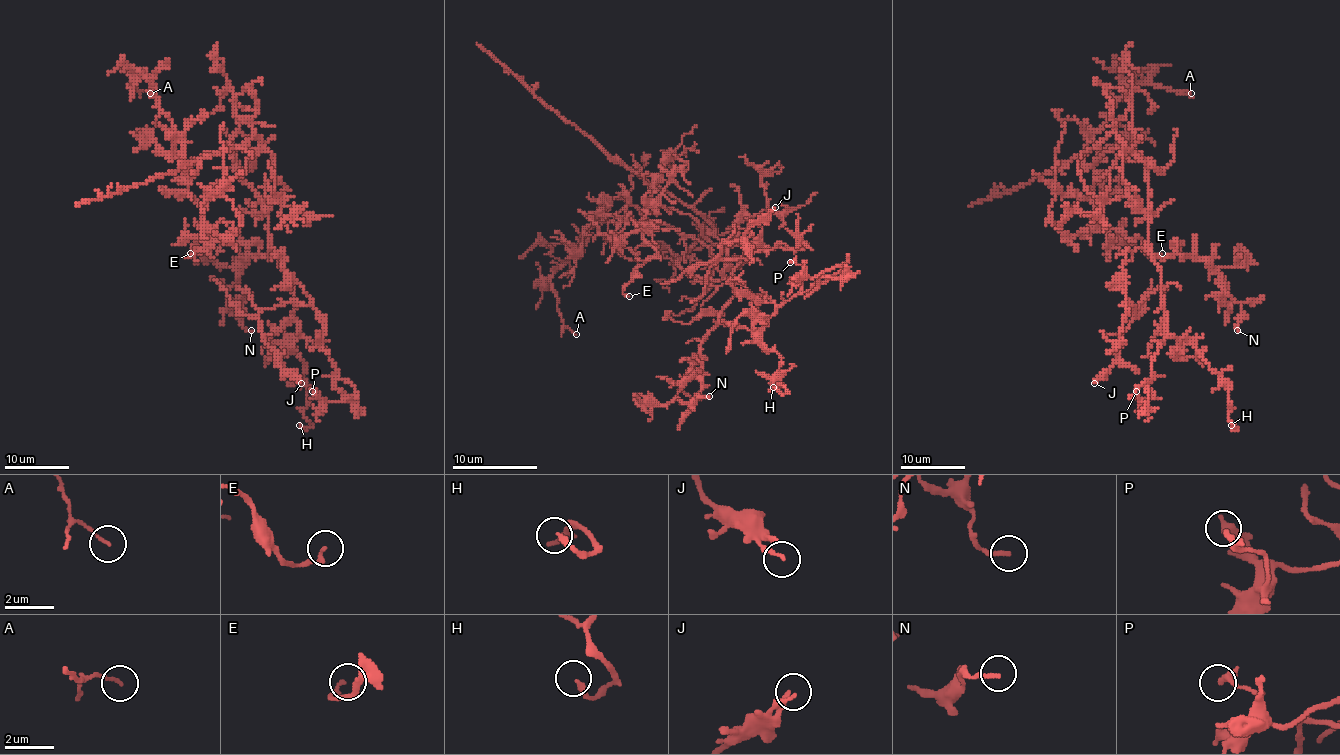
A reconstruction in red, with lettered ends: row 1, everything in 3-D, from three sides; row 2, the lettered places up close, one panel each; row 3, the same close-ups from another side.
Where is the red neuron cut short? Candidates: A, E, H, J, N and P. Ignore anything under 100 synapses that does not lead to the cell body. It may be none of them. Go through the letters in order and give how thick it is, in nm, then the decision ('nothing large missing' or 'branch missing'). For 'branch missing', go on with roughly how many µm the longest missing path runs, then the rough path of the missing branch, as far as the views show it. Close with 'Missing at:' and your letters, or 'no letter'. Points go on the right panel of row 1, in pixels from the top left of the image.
A: 110 nm | nothing large missing
E: 170 nm | nothing large missing
H: 200 nm | nothing large missing
J: 150 nm | nothing large missing
N: 160 nm | nothing large missing
P: 260 nm | nothing large missing
Missing at: no letter

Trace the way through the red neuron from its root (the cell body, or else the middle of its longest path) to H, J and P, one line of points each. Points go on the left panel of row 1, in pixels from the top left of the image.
H: (266, 184), (269, 245), (291, 282), (301, 333), (291, 349), (306, 367), (304, 418), (311, 425), (299, 425)
J: (266, 184), (269, 247), (311, 303), (264, 308), (259, 332), (301, 383)
P: (266, 184), (269, 245), (291, 282), (298, 329), (356, 388), (351, 398), (325, 406), (312, 391)

